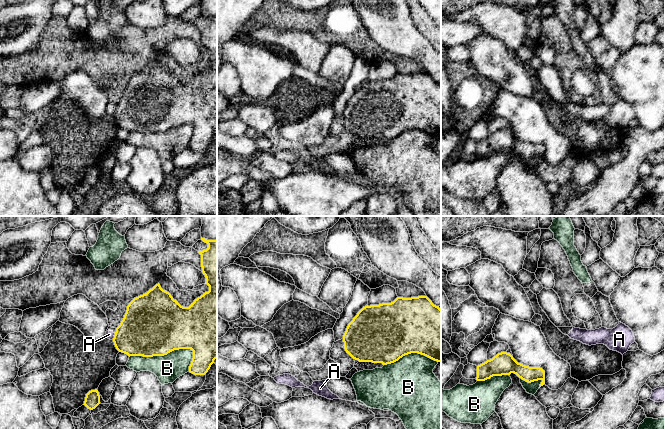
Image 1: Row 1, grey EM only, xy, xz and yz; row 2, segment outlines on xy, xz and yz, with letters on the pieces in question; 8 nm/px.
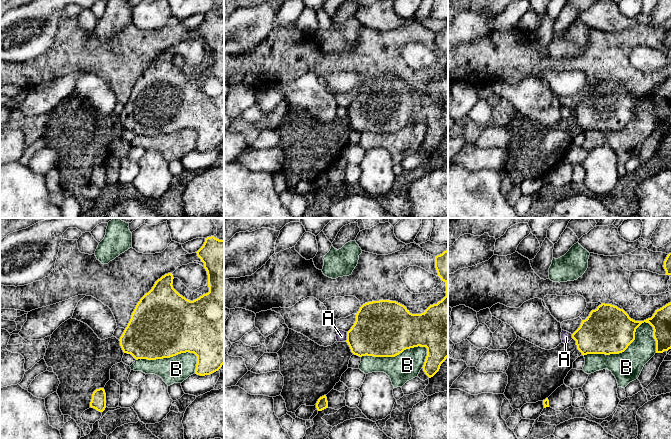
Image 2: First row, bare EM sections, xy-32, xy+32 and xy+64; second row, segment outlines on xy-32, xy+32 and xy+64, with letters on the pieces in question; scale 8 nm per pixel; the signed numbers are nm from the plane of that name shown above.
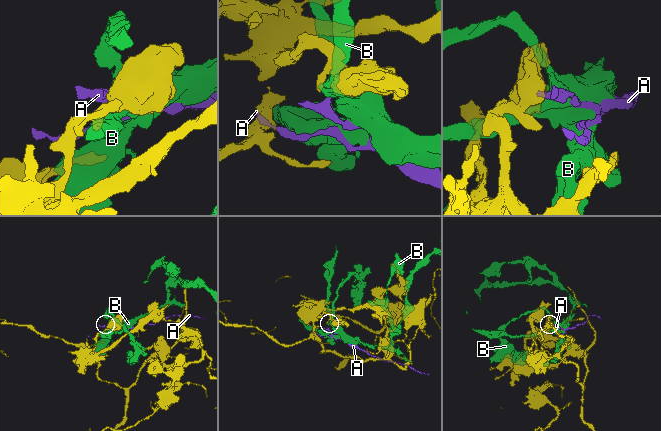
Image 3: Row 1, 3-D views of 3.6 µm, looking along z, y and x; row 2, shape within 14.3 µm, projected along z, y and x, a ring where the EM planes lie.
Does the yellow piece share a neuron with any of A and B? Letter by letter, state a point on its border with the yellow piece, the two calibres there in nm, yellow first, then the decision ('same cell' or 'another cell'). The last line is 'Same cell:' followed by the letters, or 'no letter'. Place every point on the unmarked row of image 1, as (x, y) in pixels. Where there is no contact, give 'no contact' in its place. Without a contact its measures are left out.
A: contact xy (114, 112); calibres 400 and 60 nm; another cell
B: contact xy (161, 131); calibres 500 and 220 nm; another cell
Same cell: no letter

